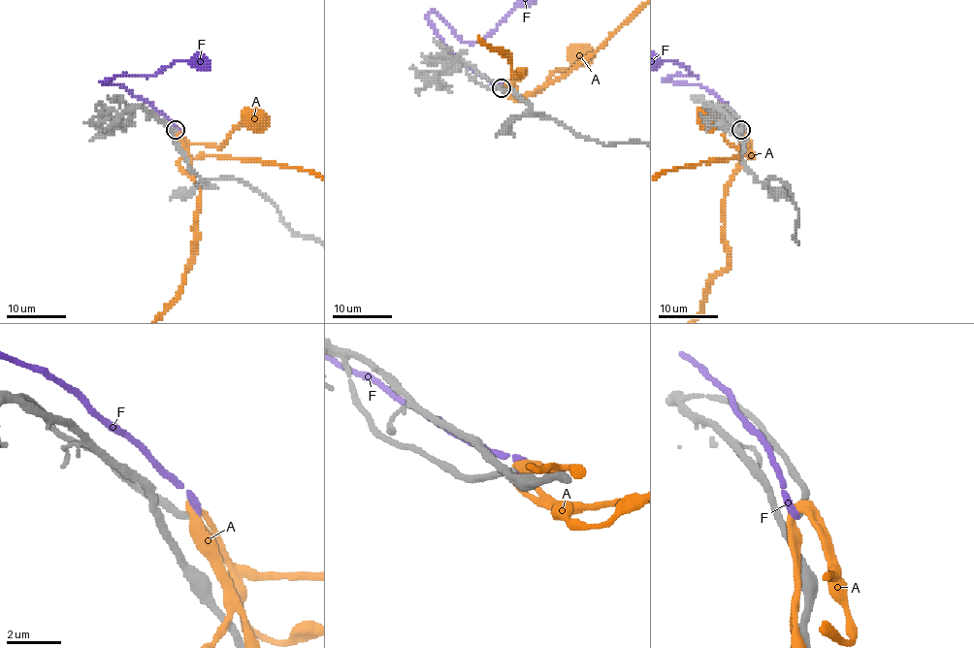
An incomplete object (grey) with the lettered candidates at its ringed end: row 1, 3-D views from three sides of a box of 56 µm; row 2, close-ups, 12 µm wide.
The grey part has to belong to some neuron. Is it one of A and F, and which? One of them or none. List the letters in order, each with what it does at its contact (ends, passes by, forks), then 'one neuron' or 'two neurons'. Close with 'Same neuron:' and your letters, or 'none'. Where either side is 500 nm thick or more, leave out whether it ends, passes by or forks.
A: it passes by; two neurons
F: it ends; one neuron
Same neuron: F

